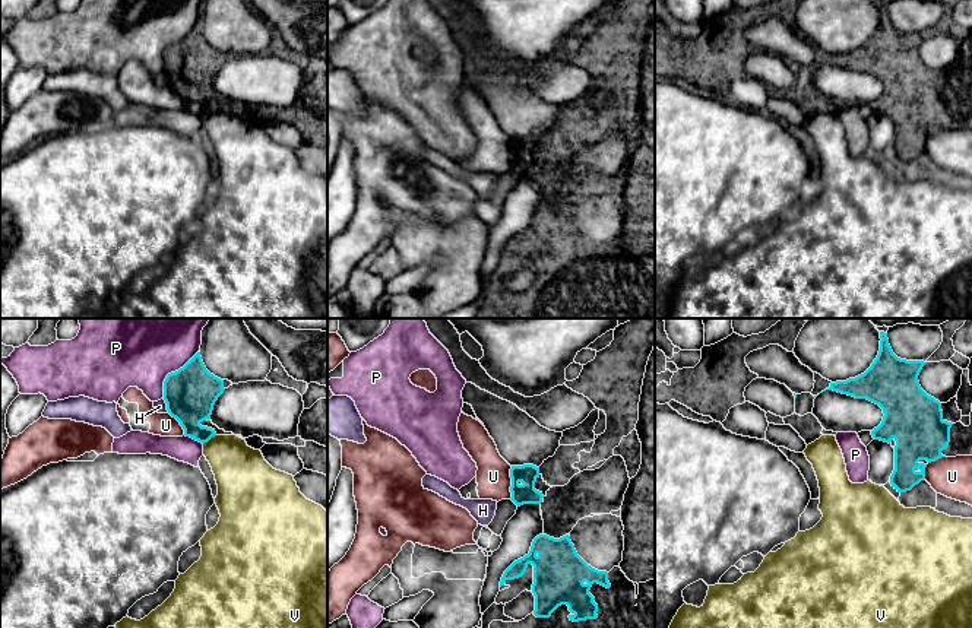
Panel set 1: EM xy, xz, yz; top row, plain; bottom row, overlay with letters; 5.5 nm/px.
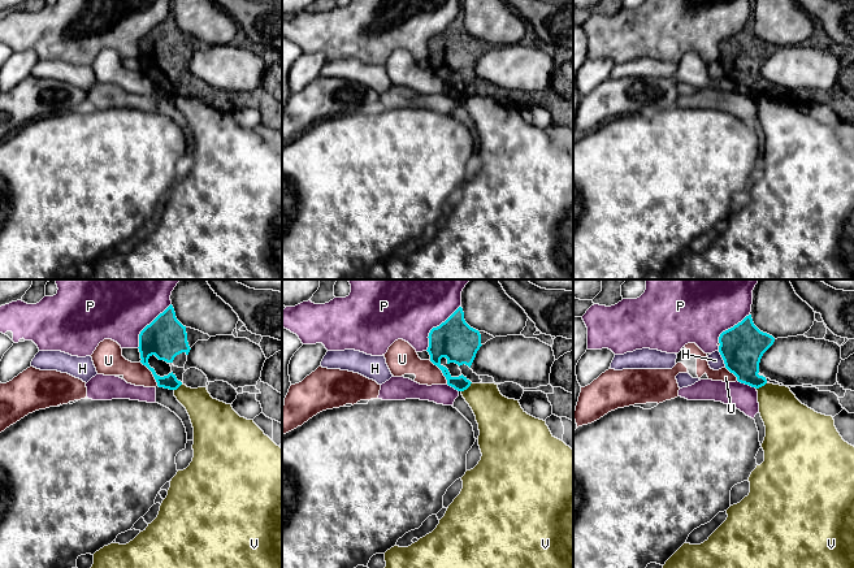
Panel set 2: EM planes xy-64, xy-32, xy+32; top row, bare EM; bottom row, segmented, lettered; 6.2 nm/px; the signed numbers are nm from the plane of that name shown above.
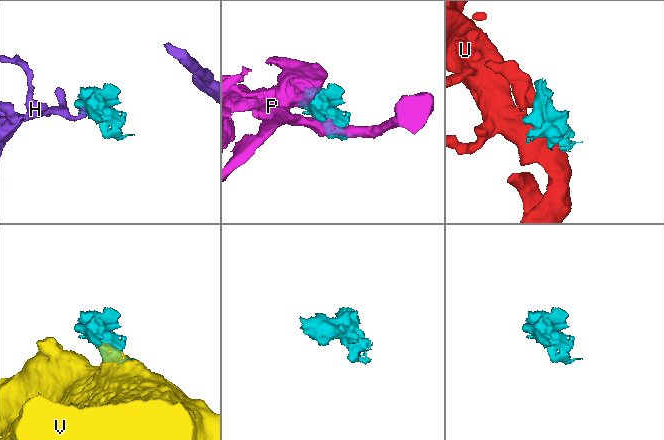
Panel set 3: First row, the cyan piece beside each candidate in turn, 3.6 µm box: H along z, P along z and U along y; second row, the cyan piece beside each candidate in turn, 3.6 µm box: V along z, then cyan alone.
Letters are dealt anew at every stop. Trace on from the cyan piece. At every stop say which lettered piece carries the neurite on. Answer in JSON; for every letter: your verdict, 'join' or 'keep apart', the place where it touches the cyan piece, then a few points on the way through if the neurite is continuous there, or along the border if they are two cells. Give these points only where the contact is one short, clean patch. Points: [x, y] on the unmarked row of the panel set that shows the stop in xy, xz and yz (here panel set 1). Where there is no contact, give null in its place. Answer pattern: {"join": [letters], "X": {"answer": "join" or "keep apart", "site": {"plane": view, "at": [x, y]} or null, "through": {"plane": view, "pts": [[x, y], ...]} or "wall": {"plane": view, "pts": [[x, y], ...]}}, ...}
{"join": [], "H": {"answer": "keep apart", "site": {"plane": "xy", "at": [167, 79]}, "wall": {"plane": "xy", "pts": [[162, 72], [168, 85]]}}, "P": {"answer": "keep apart", "site": {"plane": "xy", "at": [171, 46]}}, "U": {"answer": "keep apart", "site": {"plane": "xz", "at": [512, 155]}}, "V": {"answer": "keep apart", "site": {"plane": "xy", "at": [209, 111]}, "wall": {"plane": "xy", "pts": [[215, 107], [203, 117]]}}}

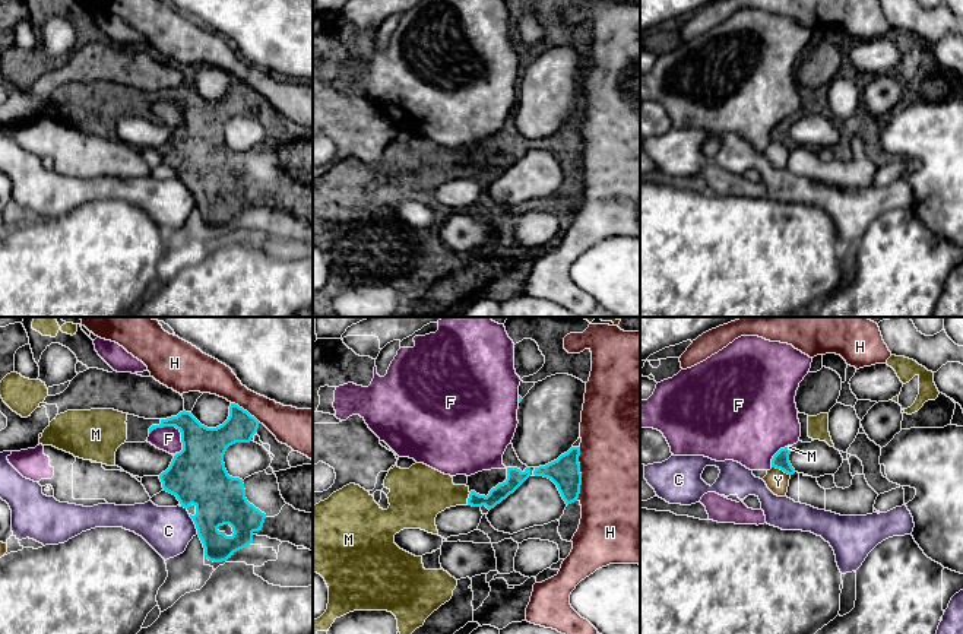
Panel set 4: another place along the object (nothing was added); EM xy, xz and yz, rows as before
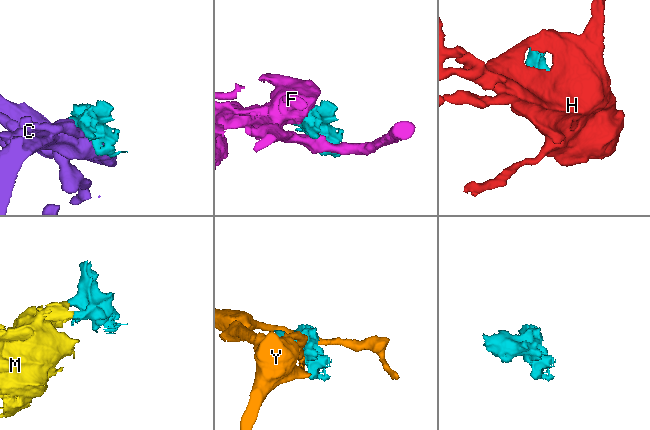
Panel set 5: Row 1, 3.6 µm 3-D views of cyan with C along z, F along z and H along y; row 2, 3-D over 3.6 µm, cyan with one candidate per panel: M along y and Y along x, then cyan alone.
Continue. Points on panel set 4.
{"join": ["M"], "C": {"answer": "keep apart", "site": {"plane": "xy", "at": [195, 196]}}, "F": {"answer": "keep apart", "site": {"plane": "xy", "at": [173, 98]}}, "H": {"answer": "keep apart", "site": {"plane": "xz", "at": [580, 146]}, "wall": {"plane": "xz", "pts": [[580, 120], [580, 165], [576, 173]]}}, "M": {"answer": "join", "site": {"plane": "xz", "at": [468, 171]}, "through": {"plane": "xz", "pts": [[501, 164], [491, 173], [468, 171], [424, 165]]}}, "Y": {"answer": "keep apart", "site": {"plane": "yz", "at": [781, 142]}, "wall": {"plane": "yz", "pts": [[772, 139], [789, 148]]}}}

